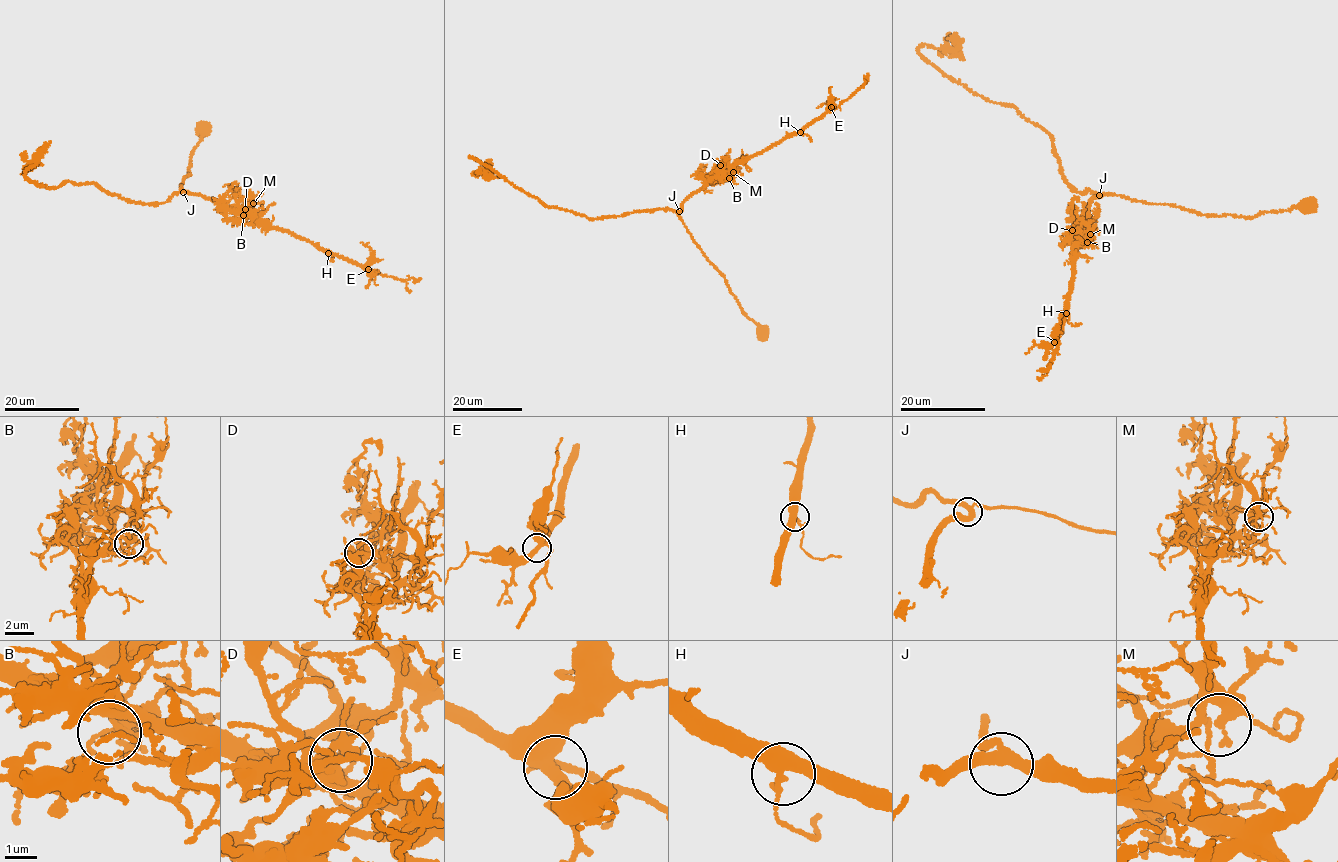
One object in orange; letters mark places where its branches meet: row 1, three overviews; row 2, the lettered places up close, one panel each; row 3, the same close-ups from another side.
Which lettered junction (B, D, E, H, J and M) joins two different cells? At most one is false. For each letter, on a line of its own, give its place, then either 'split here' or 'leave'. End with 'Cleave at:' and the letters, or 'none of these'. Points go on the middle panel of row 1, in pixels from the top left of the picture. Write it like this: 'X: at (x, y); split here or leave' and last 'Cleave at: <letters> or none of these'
B: at (729, 178); leave
D: at (720, 165); leave
E: at (831, 107); leave
H: at (800, 132); leave
J: at (679, 211); leave
M: at (733, 172); leave
Cleave at: none of these

